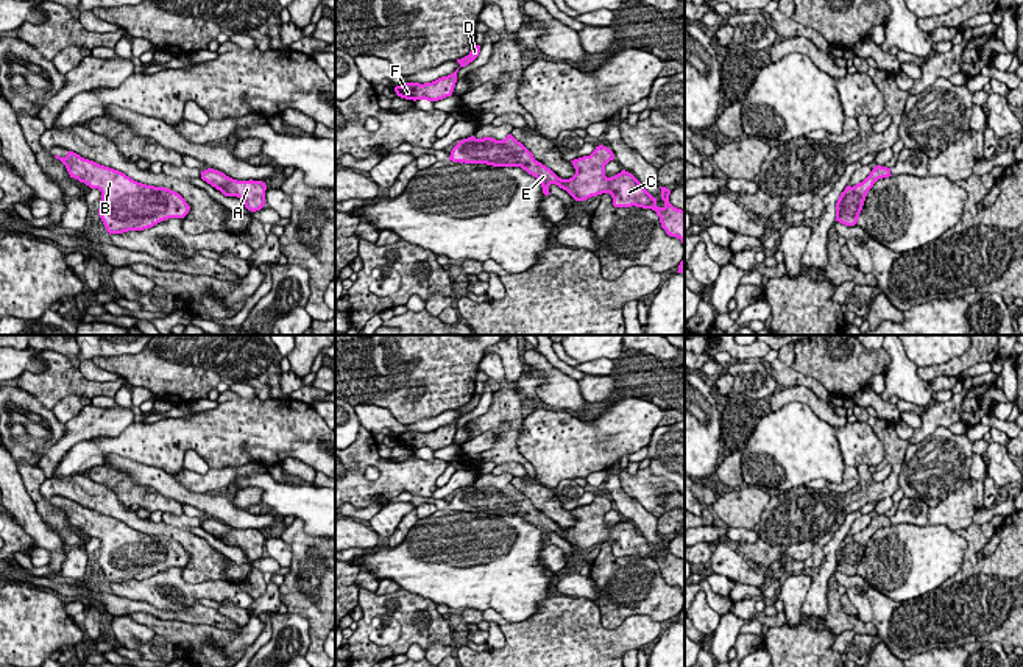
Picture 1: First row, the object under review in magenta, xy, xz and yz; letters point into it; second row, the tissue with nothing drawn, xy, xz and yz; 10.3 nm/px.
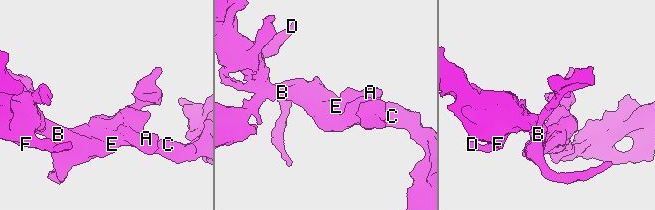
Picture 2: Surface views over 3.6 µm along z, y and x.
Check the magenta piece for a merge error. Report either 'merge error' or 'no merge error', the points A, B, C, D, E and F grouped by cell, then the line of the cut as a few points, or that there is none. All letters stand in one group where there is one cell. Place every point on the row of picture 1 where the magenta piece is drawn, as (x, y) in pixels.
no merge error | A B C D E F | no cut

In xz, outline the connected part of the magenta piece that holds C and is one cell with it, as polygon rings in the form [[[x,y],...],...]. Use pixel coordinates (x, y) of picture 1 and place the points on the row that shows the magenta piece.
[[[512,134],[504,140],[496,140],[493,137],[476,139],[471,136],[460,140],[449,156],[449,161],[460,164],[521,167],[541,182],[546,196],[550,195],[549,185],[555,184],[566,190],[575,201],[610,193],[614,207],[636,206],[652,209],[660,217],[661,228],[666,234],[680,238],[685,246],[685,210],[669,203],[671,190],[660,187],[664,206],[658,207],[657,198],[653,198],[632,173],[622,170],[611,178],[605,176],[605,165],[613,159],[613,151],[599,145],[589,156],[571,161],[575,175],[569,179],[561,179],[550,168],[538,162]]]

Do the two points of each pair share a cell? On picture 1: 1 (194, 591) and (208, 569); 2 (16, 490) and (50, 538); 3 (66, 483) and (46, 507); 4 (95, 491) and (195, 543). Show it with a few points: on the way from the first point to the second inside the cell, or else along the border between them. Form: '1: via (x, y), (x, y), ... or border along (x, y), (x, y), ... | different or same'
1: border along (181, 568), (181, 575), (192, 583), (225, 578) | different
2: via (17, 502), (38, 527) | same
3: border along (46, 479), (41, 485), (41, 494), (49, 501) | different
4: via (120, 513), (136, 524), (170, 532) | same

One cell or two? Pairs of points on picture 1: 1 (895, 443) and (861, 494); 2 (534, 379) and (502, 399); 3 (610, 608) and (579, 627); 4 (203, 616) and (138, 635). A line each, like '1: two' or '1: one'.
1: one
2: two
3: two
4: two

